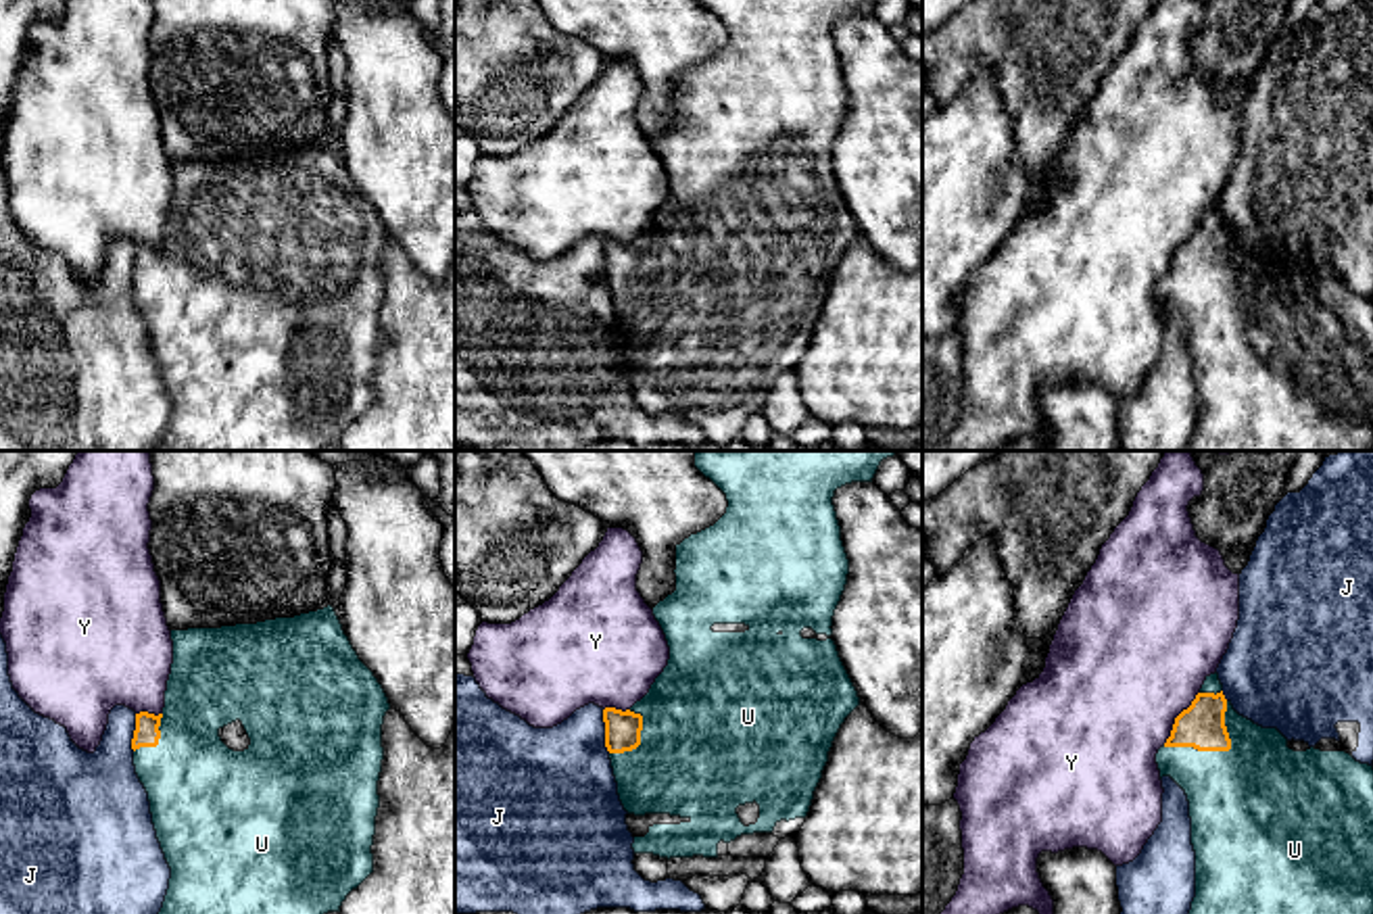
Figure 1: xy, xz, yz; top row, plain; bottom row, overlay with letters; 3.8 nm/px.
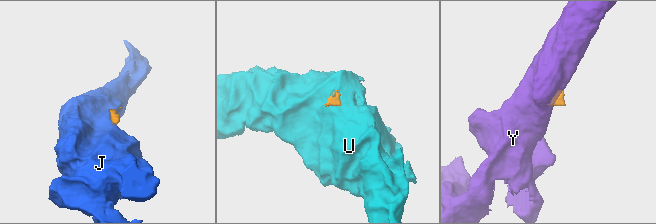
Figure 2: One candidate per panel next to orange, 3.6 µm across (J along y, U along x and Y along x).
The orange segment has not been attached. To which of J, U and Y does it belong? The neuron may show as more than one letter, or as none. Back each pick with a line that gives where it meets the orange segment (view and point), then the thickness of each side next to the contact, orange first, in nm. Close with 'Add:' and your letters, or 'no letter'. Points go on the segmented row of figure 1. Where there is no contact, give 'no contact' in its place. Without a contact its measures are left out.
U: yz (1219, 750) | 180/460 nm
Add: U

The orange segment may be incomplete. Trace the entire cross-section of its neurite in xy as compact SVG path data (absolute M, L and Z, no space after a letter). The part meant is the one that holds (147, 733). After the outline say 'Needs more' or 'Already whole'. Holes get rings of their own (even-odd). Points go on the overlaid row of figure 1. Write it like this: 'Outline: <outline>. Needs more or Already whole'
Outline: M332 605L294 618L171 630L173 664L159 716L136 714L134 766L171 868L159 914L328 914L374 872L382 724L390 709Z. Needs more

